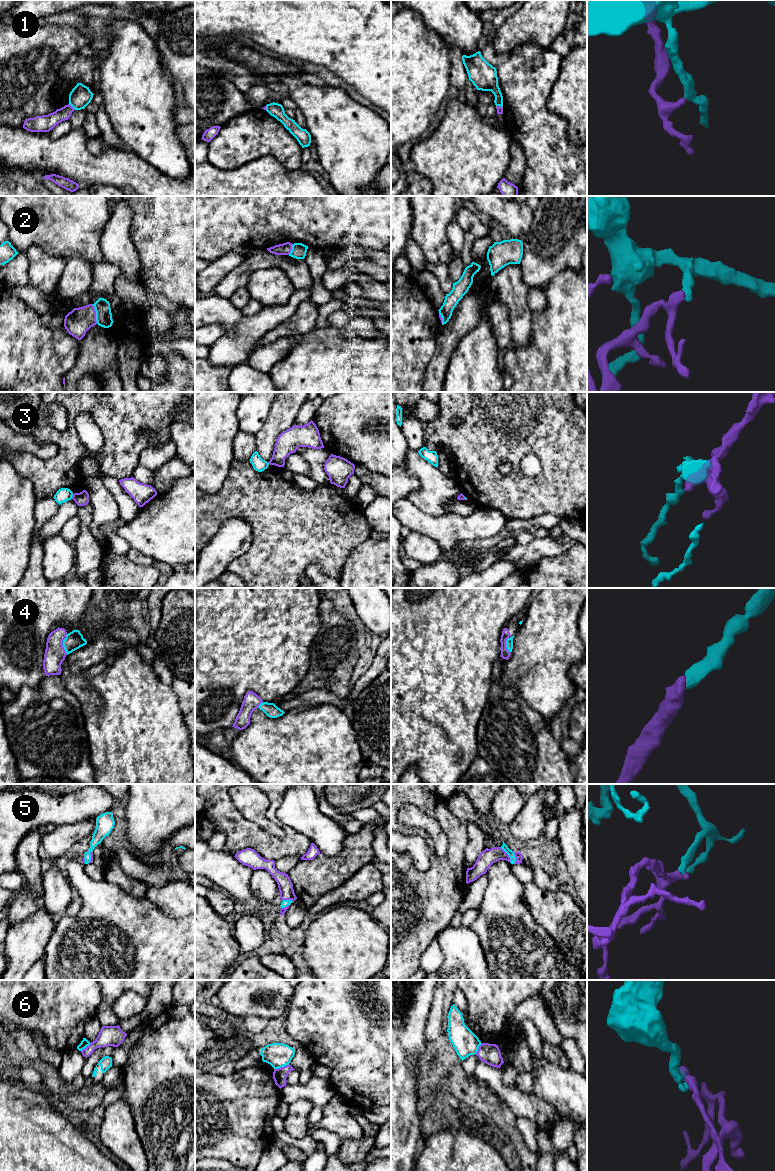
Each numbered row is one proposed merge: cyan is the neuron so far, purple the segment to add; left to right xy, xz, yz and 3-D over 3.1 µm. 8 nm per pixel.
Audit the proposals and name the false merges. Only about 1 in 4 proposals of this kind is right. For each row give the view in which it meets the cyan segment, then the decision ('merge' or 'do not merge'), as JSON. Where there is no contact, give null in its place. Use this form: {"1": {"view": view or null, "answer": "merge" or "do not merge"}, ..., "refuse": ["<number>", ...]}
{"1": {"view": "xy", "answer": "do not merge"}, "2": {"view": "xy", "answer": "do not merge"}, "3": {"view": "xy", "answer": "do not merge"}, "4": {"view": "xy", "answer": "merge"}, "5": {"view": "xz", "answer": "merge"}, "6": {"view": "xz", "answer": "do not merge"}, "refuse": ["1", "2", "3", "6"]}

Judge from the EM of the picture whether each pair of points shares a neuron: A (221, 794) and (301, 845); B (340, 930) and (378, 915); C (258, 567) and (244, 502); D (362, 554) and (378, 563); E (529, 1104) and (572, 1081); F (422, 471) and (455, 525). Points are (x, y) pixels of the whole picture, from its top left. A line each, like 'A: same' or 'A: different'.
A: same
B: different
C: same
D: same
E: different
F: different

